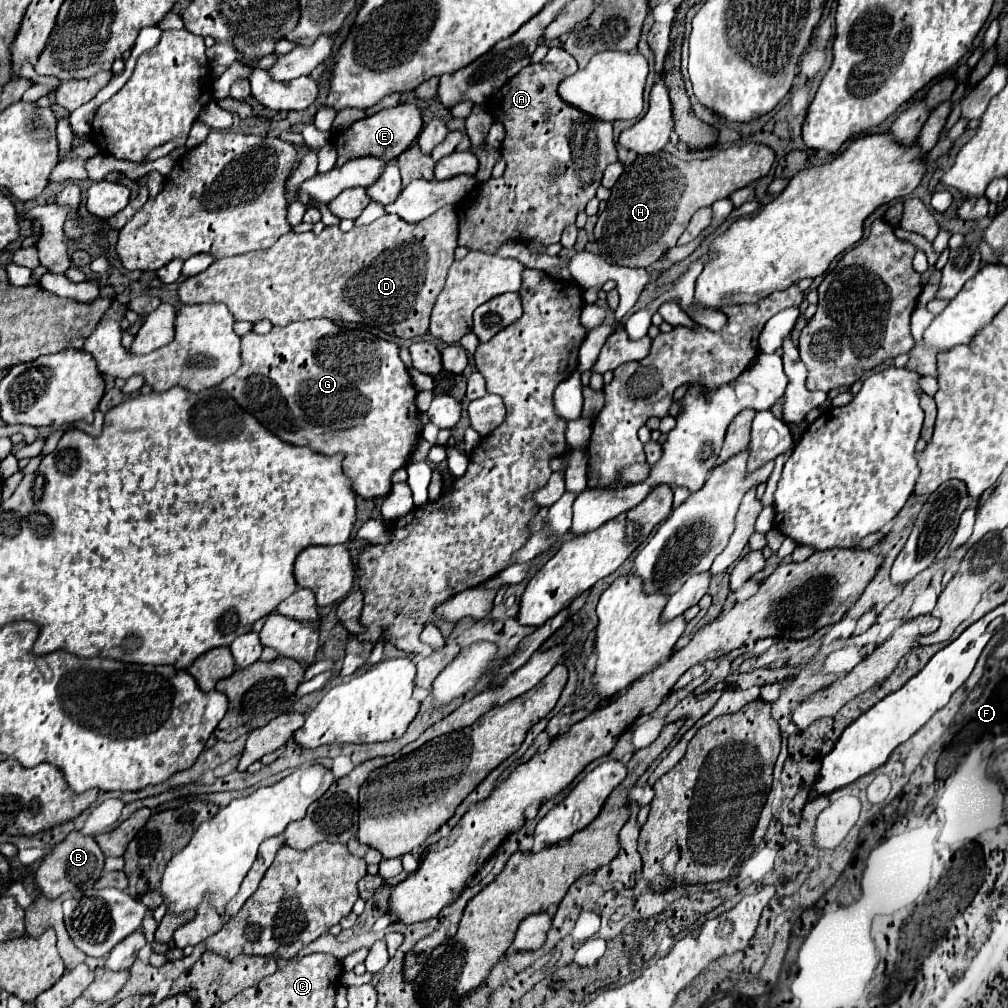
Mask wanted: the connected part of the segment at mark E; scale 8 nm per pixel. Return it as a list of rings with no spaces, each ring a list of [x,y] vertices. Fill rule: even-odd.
[[[402,103],[398,107],[392,107],[392,109],[382,109],[372,117],[356,121],[350,129],[340,133],[340,137],[336,141],[336,149],[338,149],[336,165],[340,167],[350,159],[368,157],[368,155],[378,157],[382,161],[394,161],[414,143],[420,129],[422,129],[422,115],[420,115],[420,109],[416,105]]]

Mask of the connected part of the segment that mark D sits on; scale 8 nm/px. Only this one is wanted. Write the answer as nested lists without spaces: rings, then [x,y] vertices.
[[[444,205],[424,221],[414,224],[406,223],[395,214],[385,214],[370,225],[354,227],[348,233],[338,227],[326,227],[320,235],[314,235],[312,231],[288,231],[270,249],[216,259],[206,271],[188,277],[180,285],[178,295],[184,305],[224,303],[236,321],[256,323],[260,319],[270,319],[272,325],[286,327],[294,321],[326,317],[332,321],[372,325],[388,335],[412,339],[428,331],[430,311],[446,281],[448,267],[454,261],[456,239],[458,215],[454,205]]]

